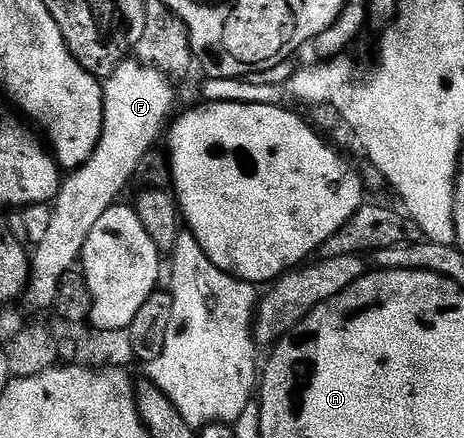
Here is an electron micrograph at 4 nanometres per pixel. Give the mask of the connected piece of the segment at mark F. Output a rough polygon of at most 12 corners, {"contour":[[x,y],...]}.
{"contour":[[121,62],[102,88],[96,152],[63,181],[28,299],[55,305],[88,232],[135,181],[175,83]]}

